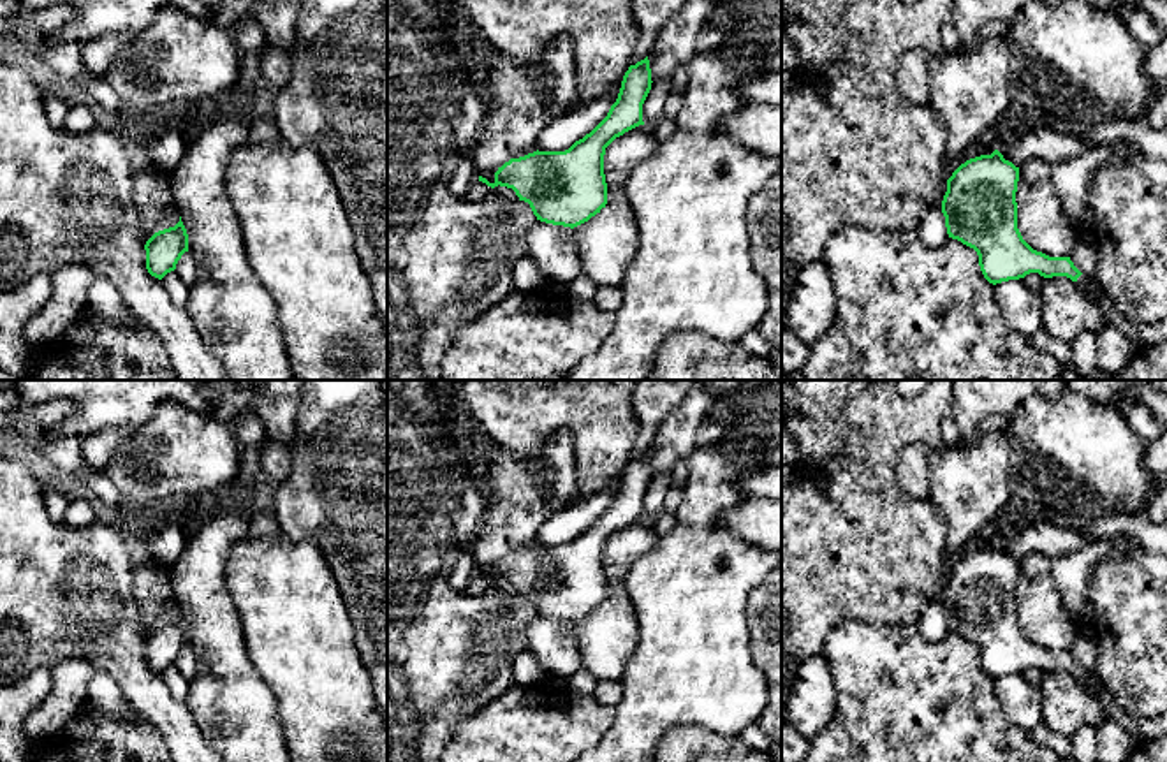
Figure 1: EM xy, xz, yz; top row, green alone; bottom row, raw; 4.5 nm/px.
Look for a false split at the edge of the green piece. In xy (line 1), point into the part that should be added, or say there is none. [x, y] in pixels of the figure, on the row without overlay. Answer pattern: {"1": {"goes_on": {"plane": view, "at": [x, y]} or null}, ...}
{"1": {"goes_on": null}}

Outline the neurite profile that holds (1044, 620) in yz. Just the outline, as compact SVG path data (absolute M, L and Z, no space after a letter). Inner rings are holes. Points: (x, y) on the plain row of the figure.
M1039 553L1019 561L1017 623L1033 644L1068 651L1083 625L1063 605L1051 577L1051 563L1051 558Z

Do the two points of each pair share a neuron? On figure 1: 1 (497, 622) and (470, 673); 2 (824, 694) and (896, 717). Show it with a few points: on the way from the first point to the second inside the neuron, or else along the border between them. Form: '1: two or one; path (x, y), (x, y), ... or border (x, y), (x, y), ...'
1: one; path (484, 634), (470, 648), (470, 660)
2: two; border (826, 657), (836, 692), (836, 711), (817, 734)

